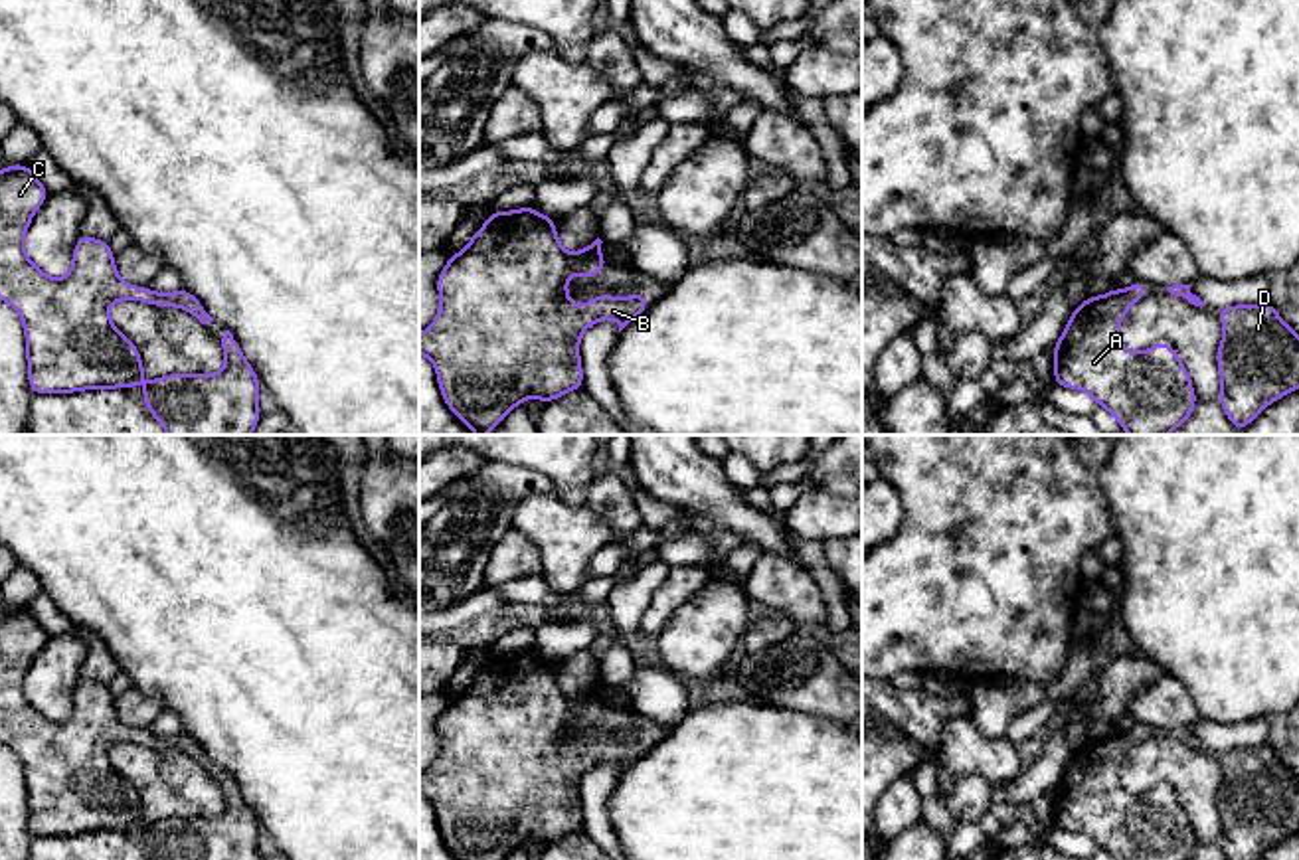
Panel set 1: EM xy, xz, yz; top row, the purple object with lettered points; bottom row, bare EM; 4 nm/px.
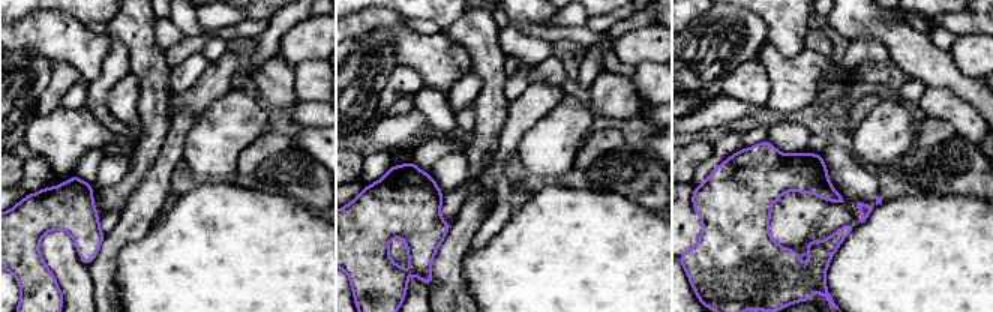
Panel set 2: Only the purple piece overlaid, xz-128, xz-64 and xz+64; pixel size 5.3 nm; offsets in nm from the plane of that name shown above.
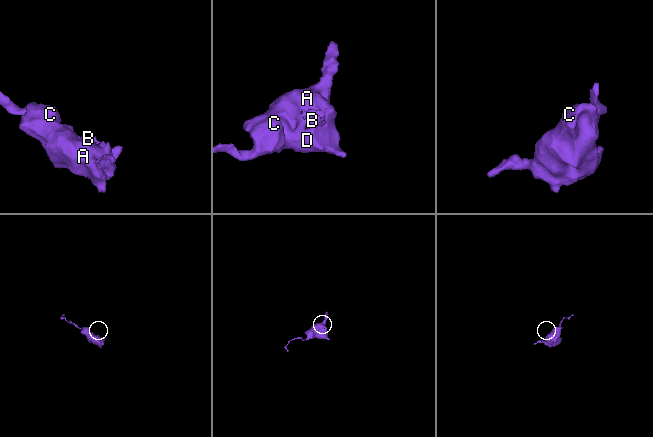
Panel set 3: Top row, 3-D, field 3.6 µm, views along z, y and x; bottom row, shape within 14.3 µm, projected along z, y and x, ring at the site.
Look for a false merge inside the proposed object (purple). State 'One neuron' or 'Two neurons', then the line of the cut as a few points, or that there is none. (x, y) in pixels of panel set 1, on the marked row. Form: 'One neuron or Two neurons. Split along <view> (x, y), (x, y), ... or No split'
One neuron. No split

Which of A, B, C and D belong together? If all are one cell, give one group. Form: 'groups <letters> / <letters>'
groups A B C D

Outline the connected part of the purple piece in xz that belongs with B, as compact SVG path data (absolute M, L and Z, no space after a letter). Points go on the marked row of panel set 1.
M526 206L492 212L473 239L449 257L437 277L441 308L419 334L419 354L433 362L445 403L475 435L486 435L530 397L550 403L583 387L581 334L597 320L617 320L621 332L649 308L643 291L625 301L599 295L581 308L567 297L571 289L563 283L571 275L593 279L611 265L601 257L601 243L597 237L567 253L556 235L556 217Z

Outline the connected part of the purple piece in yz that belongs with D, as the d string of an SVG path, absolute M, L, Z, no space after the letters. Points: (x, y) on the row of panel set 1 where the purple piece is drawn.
M1271 302L1216 308L1224 338L1216 352L1220 405L1236 431L1271 401L1299 389L1299 334Z

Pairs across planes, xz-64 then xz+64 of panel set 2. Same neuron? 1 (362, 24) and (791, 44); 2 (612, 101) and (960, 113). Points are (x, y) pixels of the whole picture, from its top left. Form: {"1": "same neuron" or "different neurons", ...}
{"1": "different neurons", "2": "same neuron"}

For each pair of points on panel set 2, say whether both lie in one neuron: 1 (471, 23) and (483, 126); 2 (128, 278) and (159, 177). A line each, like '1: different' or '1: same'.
1: same
2: different

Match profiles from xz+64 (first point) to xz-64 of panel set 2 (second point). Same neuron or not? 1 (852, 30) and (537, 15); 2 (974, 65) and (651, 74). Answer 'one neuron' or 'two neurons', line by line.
1: one neuron
2: two neurons

